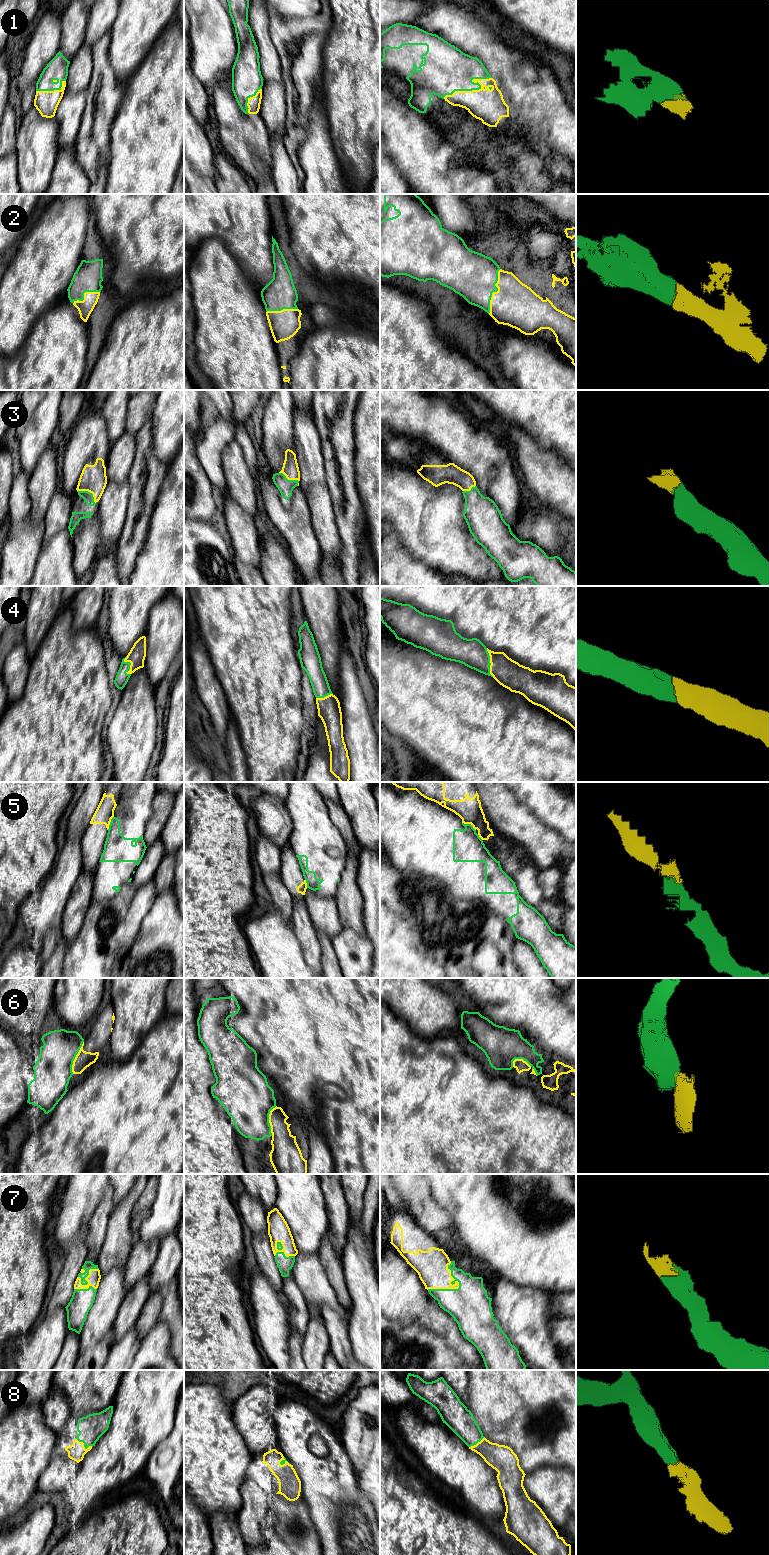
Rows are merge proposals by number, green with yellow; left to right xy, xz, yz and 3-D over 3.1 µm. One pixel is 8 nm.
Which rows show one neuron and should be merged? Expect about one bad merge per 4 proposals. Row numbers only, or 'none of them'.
1, 2, 3, 4, 7, 8

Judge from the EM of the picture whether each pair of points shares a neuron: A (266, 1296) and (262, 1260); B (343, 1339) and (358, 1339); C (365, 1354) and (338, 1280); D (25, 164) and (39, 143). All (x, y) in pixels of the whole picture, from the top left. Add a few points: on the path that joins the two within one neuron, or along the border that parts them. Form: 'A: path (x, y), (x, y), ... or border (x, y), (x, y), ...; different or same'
A: path (266, 1287), (269, 1281), (268, 1269); same
B: border (347, 1316), (347, 1332), (352, 1353), (356, 1359); different
C: border (345, 1285), (351, 1299), (350, 1308); different
D: path (30, 159), (36, 153), (37, 148); same

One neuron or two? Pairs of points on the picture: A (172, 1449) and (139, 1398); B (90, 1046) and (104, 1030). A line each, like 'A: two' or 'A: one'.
A: two
B: one

